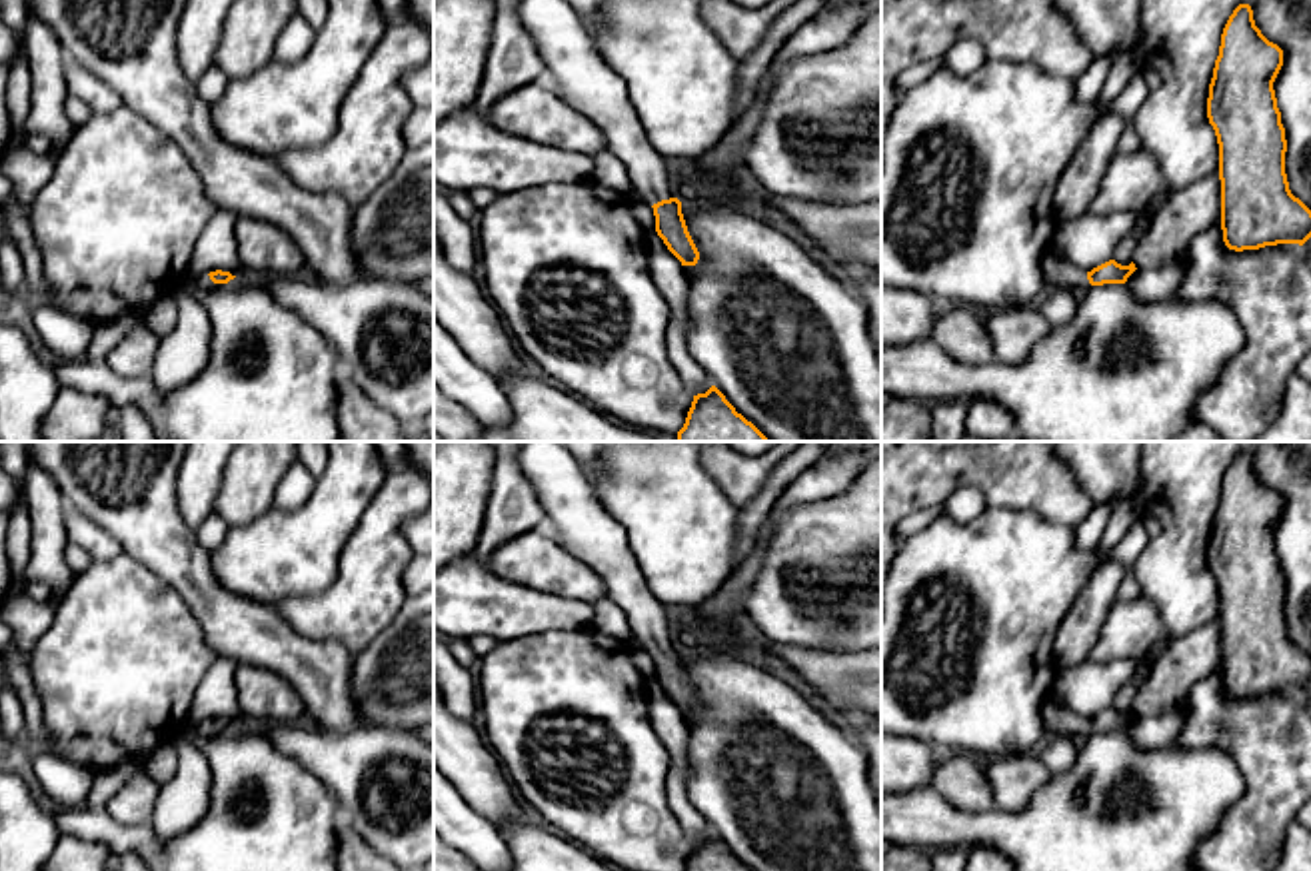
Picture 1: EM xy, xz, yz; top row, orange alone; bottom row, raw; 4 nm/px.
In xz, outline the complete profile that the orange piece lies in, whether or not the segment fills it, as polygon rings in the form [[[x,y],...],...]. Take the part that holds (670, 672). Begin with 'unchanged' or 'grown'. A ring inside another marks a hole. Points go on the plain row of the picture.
grown | [[[526,441],[518,463],[554,539],[604,579],[608,597],[628,613],[634,639],[654,655],[657,683],[681,713],[695,713],[699,699],[673,643],[673,611],[650,591],[626,529],[604,509],[578,459],[560,441]]]

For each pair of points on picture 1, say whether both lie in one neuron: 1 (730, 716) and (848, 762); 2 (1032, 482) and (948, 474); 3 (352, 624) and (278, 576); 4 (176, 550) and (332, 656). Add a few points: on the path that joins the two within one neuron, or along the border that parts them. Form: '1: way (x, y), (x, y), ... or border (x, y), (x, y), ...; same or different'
1: way (758, 746), (766, 754), (814, 754), (818, 758); same
2: way (1012, 472), (968, 472); same
3: border (338, 560), (326, 590), (274, 608); different
4: way (208, 592), (248, 632), (290, 656); same

